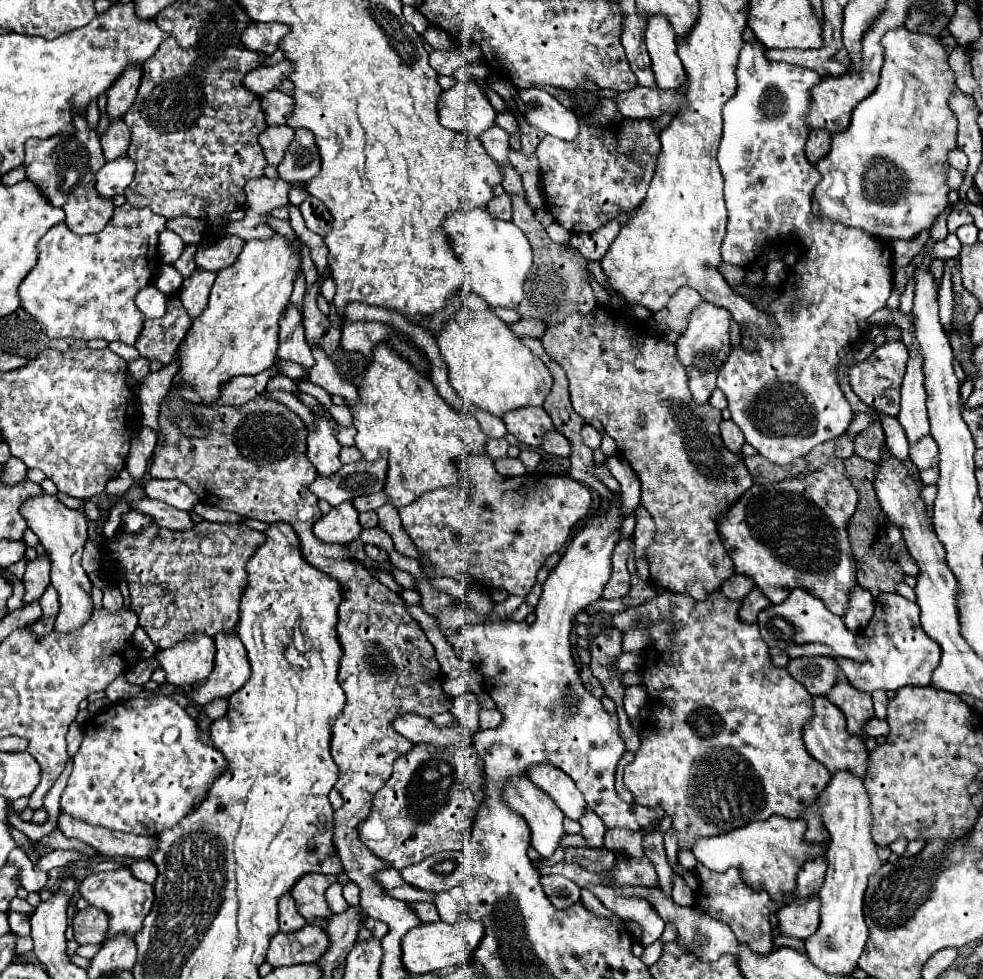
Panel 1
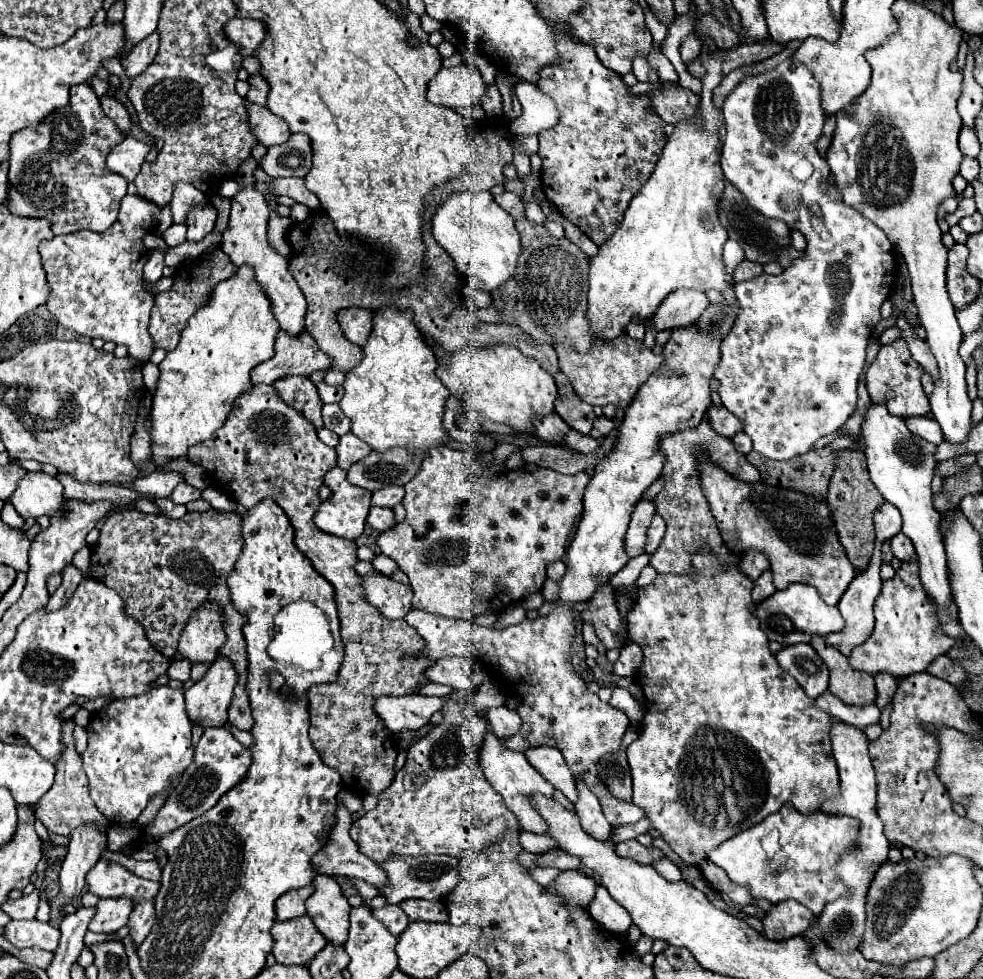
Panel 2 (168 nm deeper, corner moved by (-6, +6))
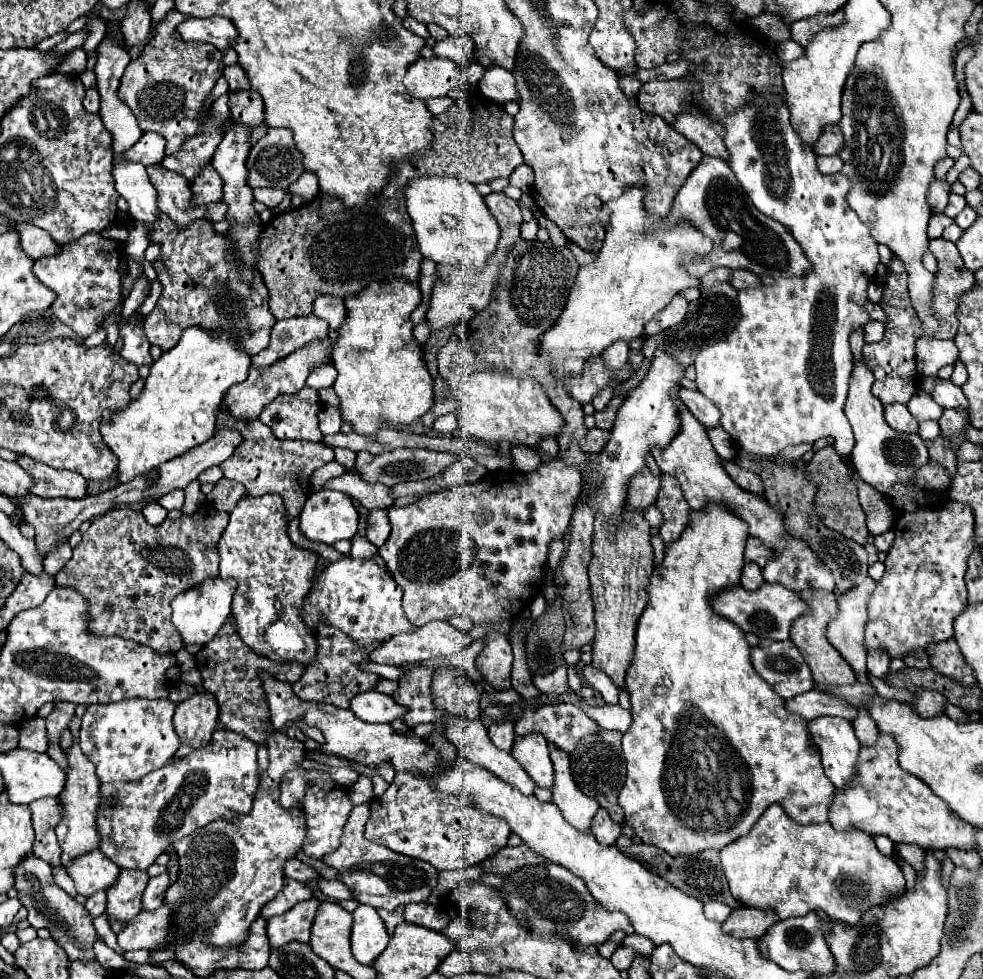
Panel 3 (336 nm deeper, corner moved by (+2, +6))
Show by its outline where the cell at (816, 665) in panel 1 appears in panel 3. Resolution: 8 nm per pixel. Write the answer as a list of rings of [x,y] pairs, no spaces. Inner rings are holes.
[[[760,640],[760,644],[752,648],[752,664],[756,672],[786,700],[814,688],[812,672],[792,640]]]

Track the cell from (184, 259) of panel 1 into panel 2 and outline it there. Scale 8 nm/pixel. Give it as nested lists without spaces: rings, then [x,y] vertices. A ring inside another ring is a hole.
[[[212,204],[204,208],[192,208],[186,216],[186,228],[188,228],[188,242],[200,242],[206,234],[212,232],[216,224],[216,208]]]

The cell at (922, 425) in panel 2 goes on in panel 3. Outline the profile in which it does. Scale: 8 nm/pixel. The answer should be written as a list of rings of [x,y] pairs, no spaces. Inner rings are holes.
[[[890,404],[884,408],[884,416],[886,416],[886,422],[896,432],[918,432],[918,420],[908,412],[906,406]]]

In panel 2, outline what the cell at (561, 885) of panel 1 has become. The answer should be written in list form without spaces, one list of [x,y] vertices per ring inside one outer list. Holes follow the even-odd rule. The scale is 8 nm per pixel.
[[[532,868],[528,872],[532,874],[532,880],[536,880],[540,886],[548,886],[560,874],[560,870],[556,868]]]

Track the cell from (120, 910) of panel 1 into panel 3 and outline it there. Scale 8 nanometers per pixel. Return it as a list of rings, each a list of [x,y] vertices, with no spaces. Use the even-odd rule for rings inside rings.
[[[96,850],[78,856],[74,864],[68,868],[68,874],[74,880],[78,894],[92,896],[94,892],[106,890],[112,884],[116,884],[120,868],[112,864],[112,860],[108,860],[100,850]]]

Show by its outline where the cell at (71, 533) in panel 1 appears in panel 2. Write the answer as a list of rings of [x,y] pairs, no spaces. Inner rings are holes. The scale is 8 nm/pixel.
[[[28,472],[24,478],[18,480],[10,502],[24,520],[60,514],[64,506],[62,484],[50,474]]]

